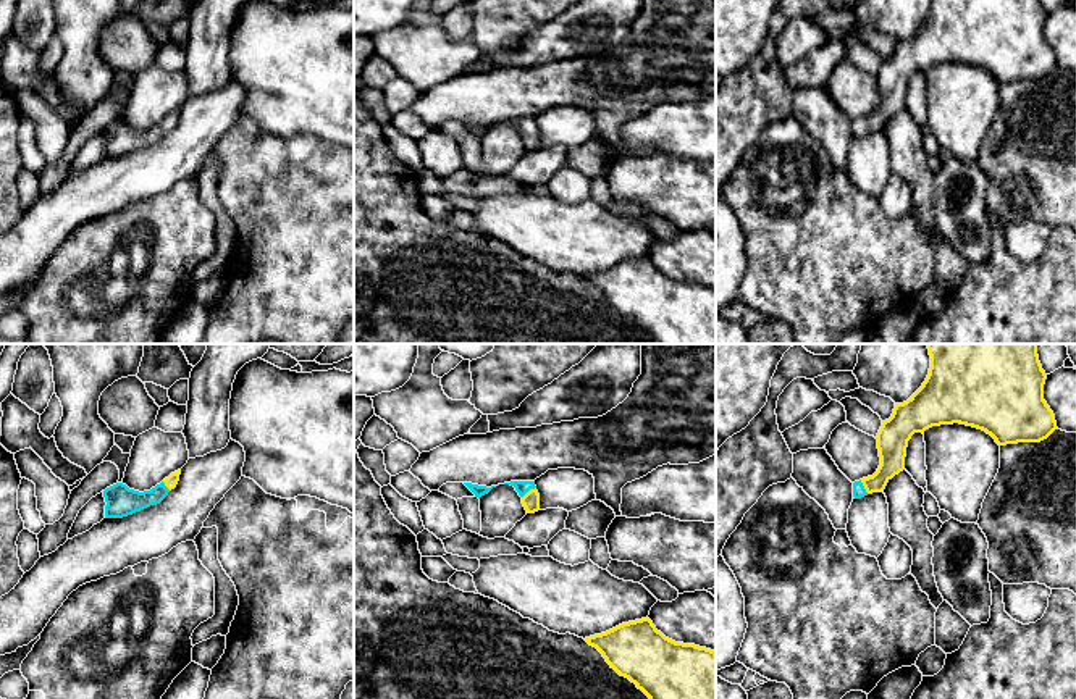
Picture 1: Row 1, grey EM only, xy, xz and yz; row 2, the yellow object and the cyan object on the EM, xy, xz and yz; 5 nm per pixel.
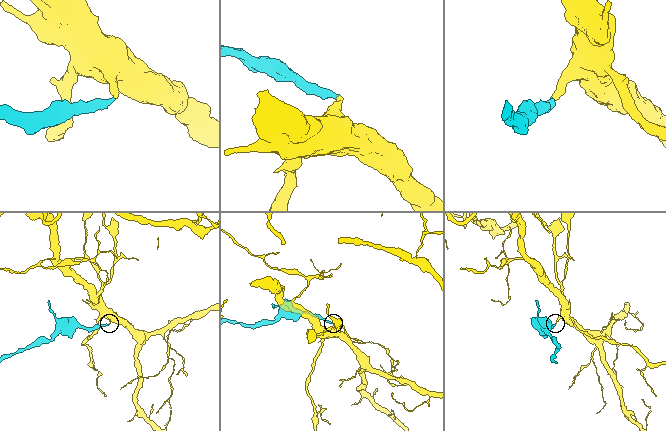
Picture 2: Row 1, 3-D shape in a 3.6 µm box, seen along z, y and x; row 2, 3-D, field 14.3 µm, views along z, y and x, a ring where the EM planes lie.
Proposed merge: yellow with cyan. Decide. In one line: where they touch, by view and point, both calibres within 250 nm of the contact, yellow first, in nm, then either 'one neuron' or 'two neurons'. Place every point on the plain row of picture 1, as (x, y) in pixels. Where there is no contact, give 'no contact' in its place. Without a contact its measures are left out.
contact xz (529, 129); calibres 90 and 70 nm; one neuron

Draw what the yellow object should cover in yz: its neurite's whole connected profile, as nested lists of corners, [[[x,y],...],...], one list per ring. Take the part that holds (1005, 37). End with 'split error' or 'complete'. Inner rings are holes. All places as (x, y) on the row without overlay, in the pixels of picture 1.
[[[931,0],[929,13],[923,24],[903,42],[895,42],[893,52],[876,74],[881,103],[872,115],[853,121],[853,136],[861,137],[872,131],[882,131],[887,121],[905,108],[908,79],[914,71],[924,71],[940,63],[966,63],[990,73],[998,84],[1018,81],[1040,81],[1055,68],[1055,53],[1044,39],[1047,13],[1040,0]]]; split error

